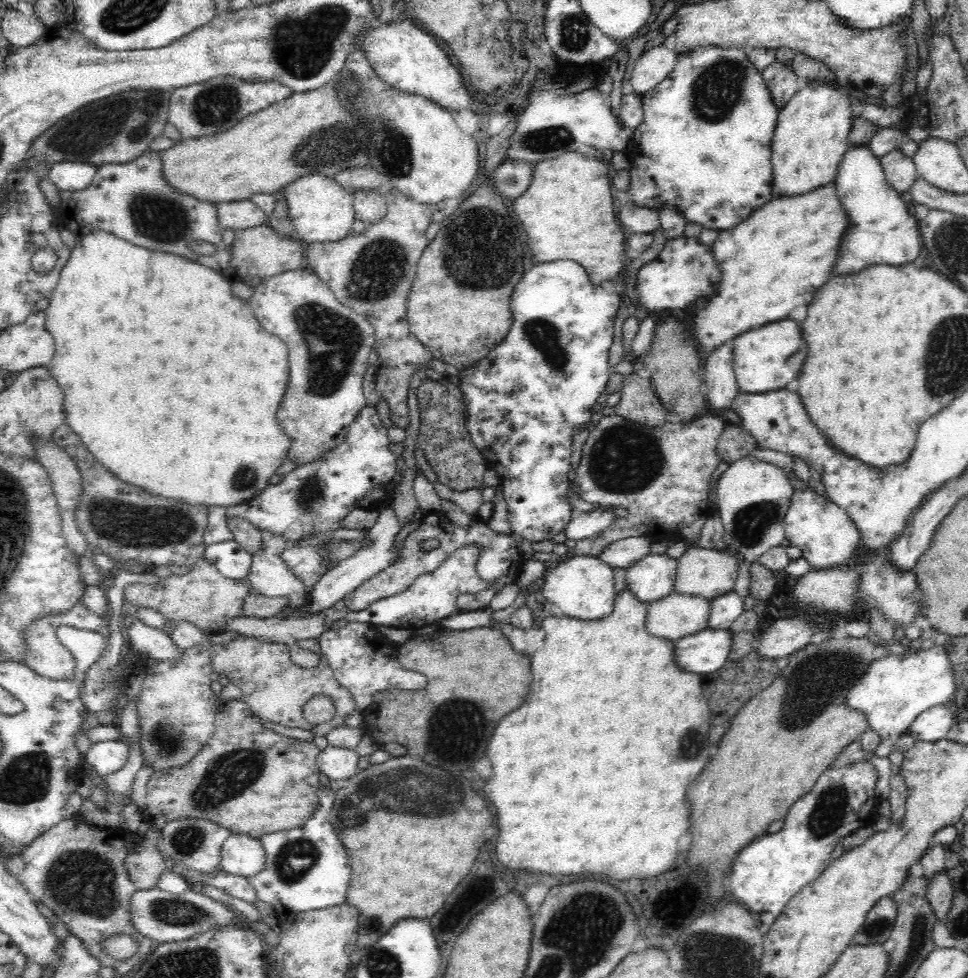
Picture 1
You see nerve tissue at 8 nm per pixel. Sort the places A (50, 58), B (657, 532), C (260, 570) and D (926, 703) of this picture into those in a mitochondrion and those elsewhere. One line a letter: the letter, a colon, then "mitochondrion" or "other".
A: other
B: other
C: other
D: other

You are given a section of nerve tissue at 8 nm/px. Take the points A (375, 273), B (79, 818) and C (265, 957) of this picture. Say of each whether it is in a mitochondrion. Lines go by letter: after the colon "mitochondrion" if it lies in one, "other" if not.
A: mitochondrion
B: other
C: other

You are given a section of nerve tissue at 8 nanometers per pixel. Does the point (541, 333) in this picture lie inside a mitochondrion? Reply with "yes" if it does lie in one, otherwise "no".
yes

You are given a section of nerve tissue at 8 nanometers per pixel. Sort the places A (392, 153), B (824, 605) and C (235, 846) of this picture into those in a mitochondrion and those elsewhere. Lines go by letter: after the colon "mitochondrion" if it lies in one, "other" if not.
A: mitochondrion
B: other
C: other

